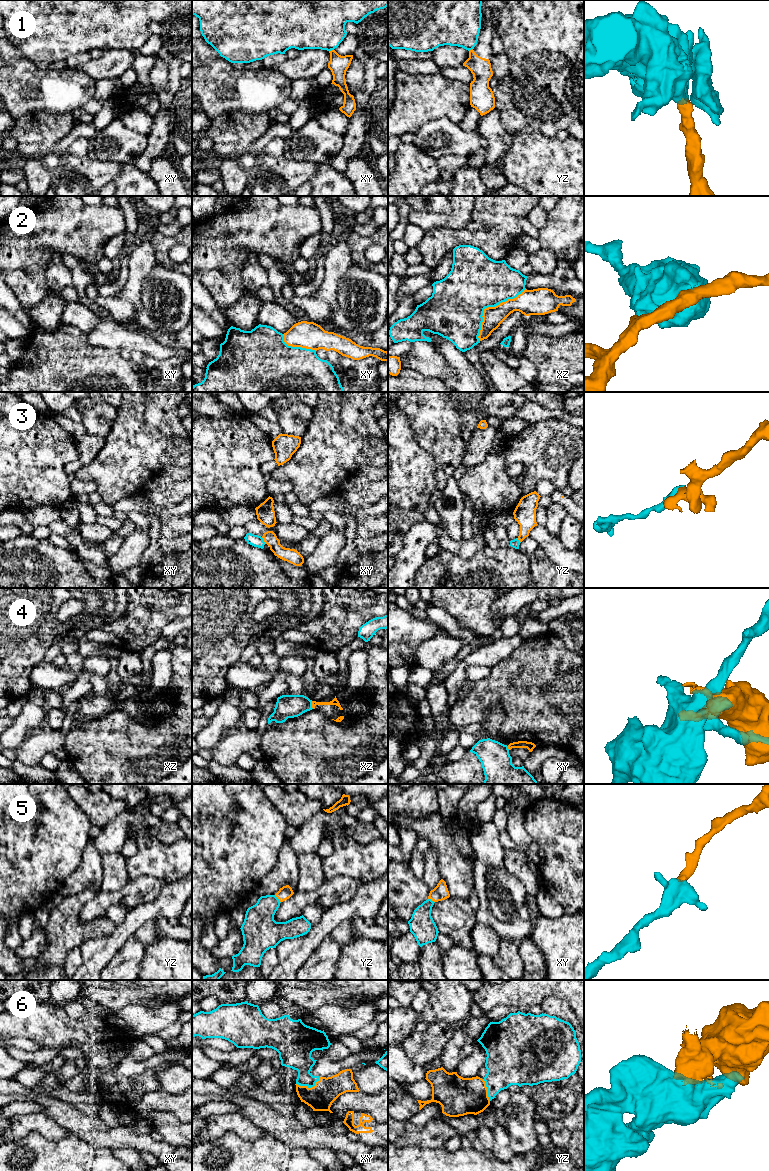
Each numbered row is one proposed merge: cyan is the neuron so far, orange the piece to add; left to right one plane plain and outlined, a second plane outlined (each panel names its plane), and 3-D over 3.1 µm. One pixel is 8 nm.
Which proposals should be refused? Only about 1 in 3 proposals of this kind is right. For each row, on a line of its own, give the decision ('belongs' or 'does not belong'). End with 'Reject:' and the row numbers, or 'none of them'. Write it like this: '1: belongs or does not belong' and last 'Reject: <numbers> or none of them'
1: does not belong
2: does not belong
3: does not belong
4: does not belong
5: belongs
6: belongs
Reject: 1, 2, 3, 4

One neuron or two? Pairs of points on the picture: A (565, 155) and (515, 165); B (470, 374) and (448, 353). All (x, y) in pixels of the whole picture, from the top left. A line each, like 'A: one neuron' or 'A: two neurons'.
A: one neuron
B: one neuron

